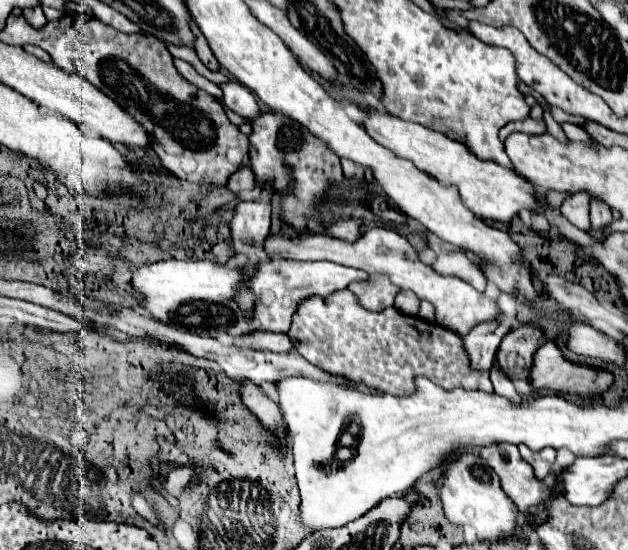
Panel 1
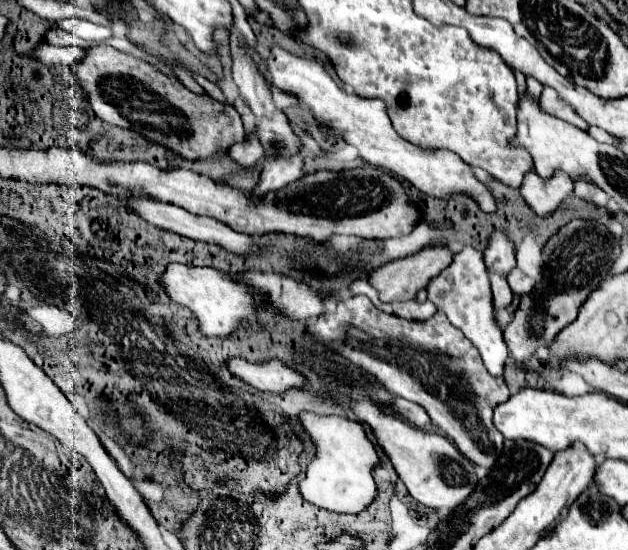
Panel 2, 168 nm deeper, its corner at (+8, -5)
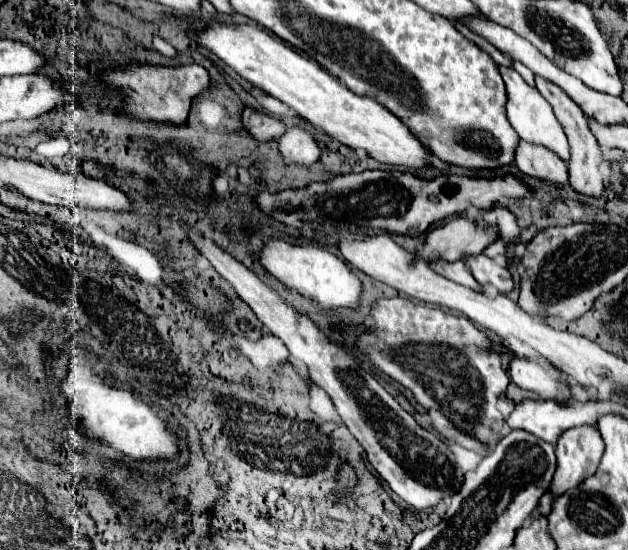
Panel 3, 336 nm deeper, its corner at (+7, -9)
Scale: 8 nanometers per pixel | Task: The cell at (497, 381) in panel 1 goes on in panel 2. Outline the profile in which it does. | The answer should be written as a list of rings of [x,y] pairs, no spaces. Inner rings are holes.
[[[466,245],[452,261],[450,267],[440,271],[430,283],[428,283],[428,299],[442,309],[450,323],[454,323],[462,333],[476,343],[482,361],[490,375],[502,375],[504,373],[504,363],[508,359],[508,349],[502,337],[502,329],[496,323],[494,311],[492,311],[492,289],[490,289],[490,279],[488,271],[484,267],[484,253],[480,249],[474,249],[472,245]]]

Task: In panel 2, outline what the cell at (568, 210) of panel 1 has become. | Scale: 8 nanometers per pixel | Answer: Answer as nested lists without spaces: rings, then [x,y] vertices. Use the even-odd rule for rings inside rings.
[[[534,167],[532,171],[528,171],[528,175],[524,175],[524,183],[520,185],[522,197],[540,217],[556,211],[568,197],[568,193],[572,193],[572,189],[572,179],[570,175],[564,175],[564,171],[556,171],[556,175],[552,175],[552,179],[544,183],[544,179],[536,175]]]

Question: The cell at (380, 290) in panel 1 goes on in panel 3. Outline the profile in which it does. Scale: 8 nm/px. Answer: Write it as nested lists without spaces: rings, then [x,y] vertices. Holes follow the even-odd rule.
[[[465,217],[447,221],[445,225],[429,231],[423,249],[417,259],[431,263],[433,259],[445,259],[449,263],[465,259],[465,255],[479,255],[489,243],[495,241],[493,229],[479,229]]]

